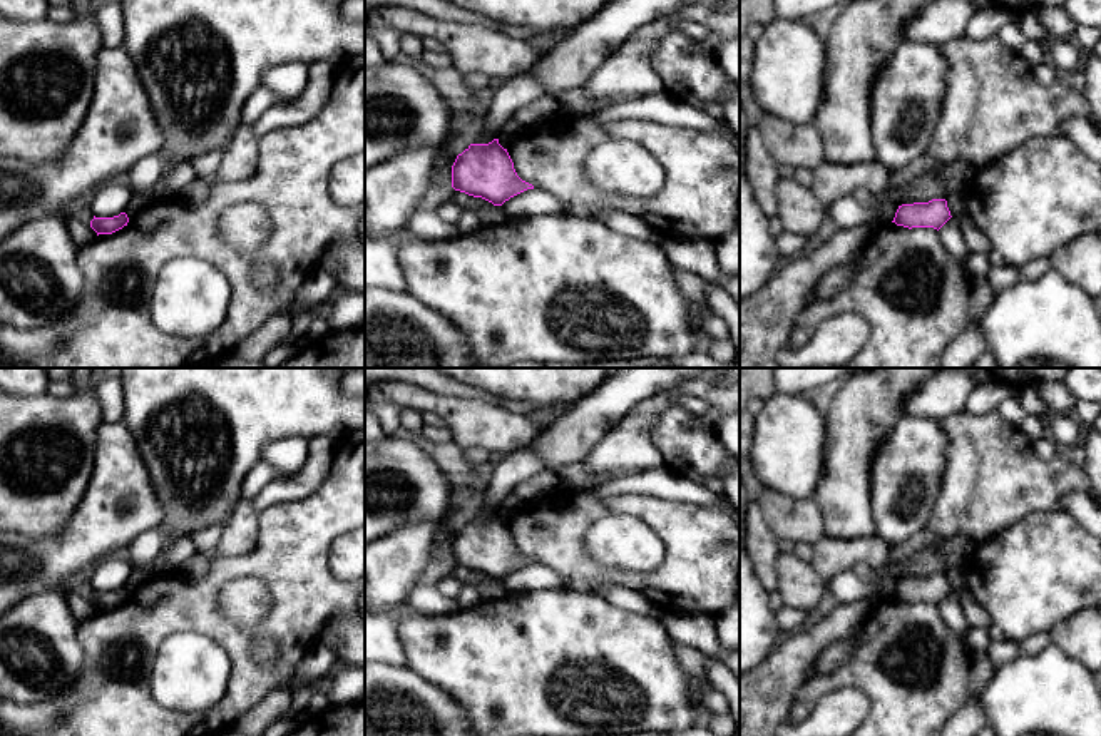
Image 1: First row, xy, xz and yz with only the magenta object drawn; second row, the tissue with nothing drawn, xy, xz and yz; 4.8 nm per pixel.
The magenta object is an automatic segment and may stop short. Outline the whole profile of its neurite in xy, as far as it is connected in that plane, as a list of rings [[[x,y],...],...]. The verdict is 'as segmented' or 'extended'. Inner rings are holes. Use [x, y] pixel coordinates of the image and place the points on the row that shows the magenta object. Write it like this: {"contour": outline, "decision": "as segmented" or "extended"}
{"contour": [[[120,212],[119,216],[114,217],[95,217],[90,221],[90,227],[99,234],[112,234],[124,226],[127,226],[129,217],[125,212]]], "decision": "as segmented"}

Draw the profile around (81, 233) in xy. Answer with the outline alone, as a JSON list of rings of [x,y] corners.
[[[67,217],[67,231],[77,248],[85,246],[97,238],[97,233],[90,227],[90,224],[75,217]]]

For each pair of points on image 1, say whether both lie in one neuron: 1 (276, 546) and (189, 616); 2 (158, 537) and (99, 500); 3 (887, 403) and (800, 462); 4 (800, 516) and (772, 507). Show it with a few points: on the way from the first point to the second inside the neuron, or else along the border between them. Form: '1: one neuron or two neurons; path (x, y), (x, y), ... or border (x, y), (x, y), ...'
1: one neuron; path (253, 564), (230, 567), (204, 592)
2: two neurons; border (158, 526), (143, 531), (128, 544)
3: two neurons; border (825, 417), (824, 469), (815, 484)
4: one neuron; path (793, 516), (785, 516), (778, 511)

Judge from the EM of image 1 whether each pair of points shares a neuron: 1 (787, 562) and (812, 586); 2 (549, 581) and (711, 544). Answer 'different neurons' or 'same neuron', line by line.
1: same neuron
2: different neurons

